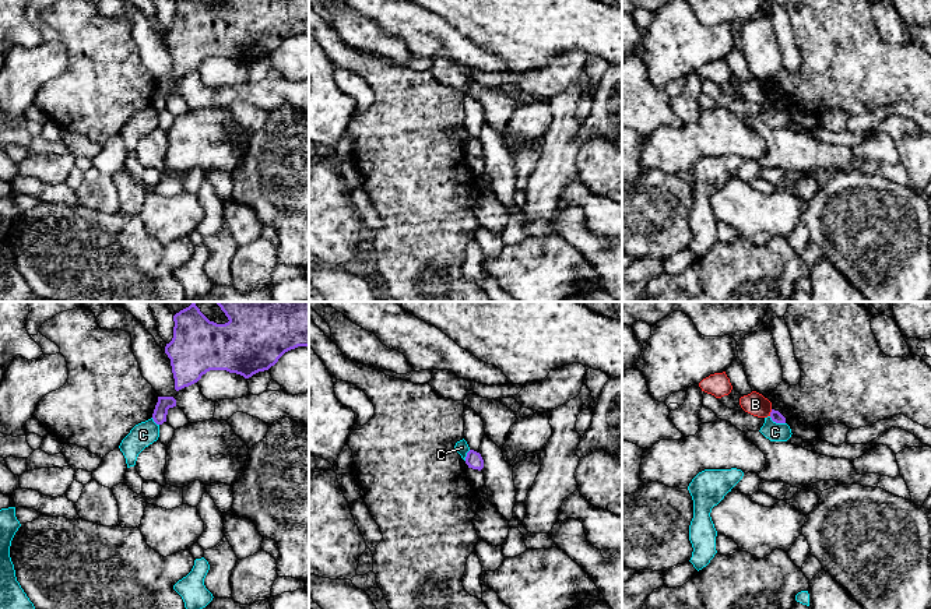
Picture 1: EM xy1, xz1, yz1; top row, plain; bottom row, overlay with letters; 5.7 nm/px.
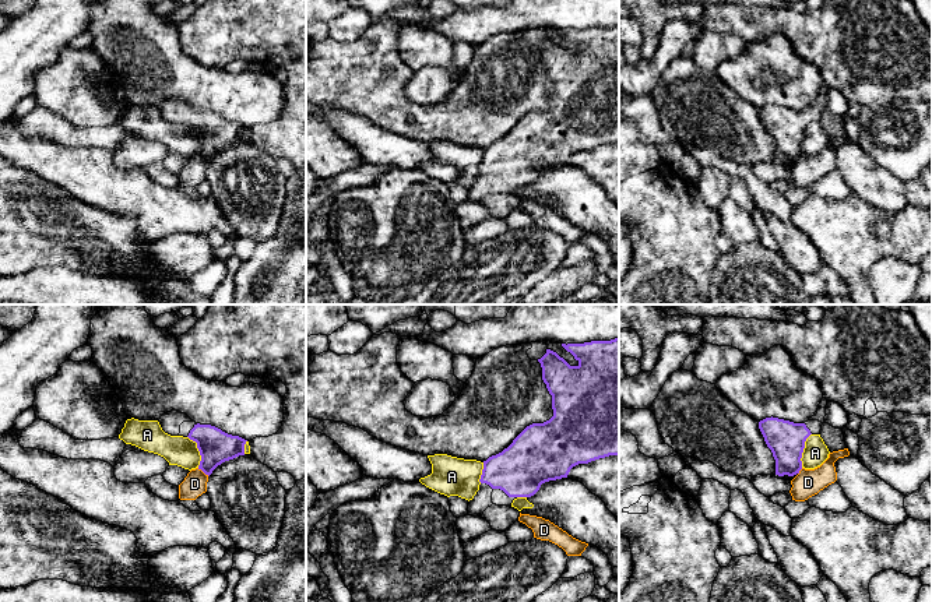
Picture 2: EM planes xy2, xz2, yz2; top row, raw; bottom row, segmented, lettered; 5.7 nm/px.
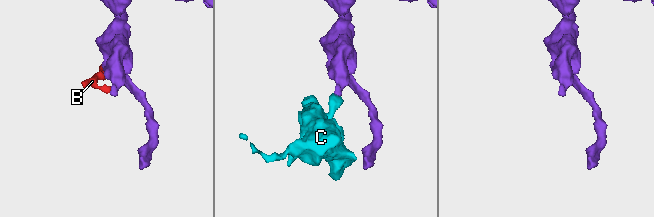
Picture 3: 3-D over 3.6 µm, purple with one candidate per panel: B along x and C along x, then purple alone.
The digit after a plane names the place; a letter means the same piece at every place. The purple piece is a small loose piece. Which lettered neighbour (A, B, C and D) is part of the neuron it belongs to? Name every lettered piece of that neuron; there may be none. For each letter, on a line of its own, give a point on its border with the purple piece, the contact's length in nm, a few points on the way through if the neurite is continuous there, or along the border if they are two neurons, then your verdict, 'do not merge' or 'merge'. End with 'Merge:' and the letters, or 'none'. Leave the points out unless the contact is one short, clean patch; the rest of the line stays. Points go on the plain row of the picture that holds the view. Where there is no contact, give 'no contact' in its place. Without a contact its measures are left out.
A: xy2 (199, 137) | 200 nm | do not merge
B: yz1 (770, 99) | 40 nm | do not merge
C: yz1 (777, 109) | 100 nm | along yz1 (769, 104), (776, 109), (784, 111) | do not merge
D: xy2 (203, 158) | 80 nm | along xy2 (197, 155), (208, 162) | do not merge
Merge: none

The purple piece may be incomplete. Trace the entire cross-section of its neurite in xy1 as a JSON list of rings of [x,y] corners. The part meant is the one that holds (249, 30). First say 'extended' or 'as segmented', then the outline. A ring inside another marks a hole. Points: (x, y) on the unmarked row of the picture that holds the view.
as segmented; [[[176,0],[173,3],[173,25],[165,34],[171,46],[175,77],[179,78],[197,70],[210,57],[226,57],[245,66],[259,59],[268,57],[288,38],[309,34],[309,0],[225,0],[228,10],[217,11],[203,0]]]

